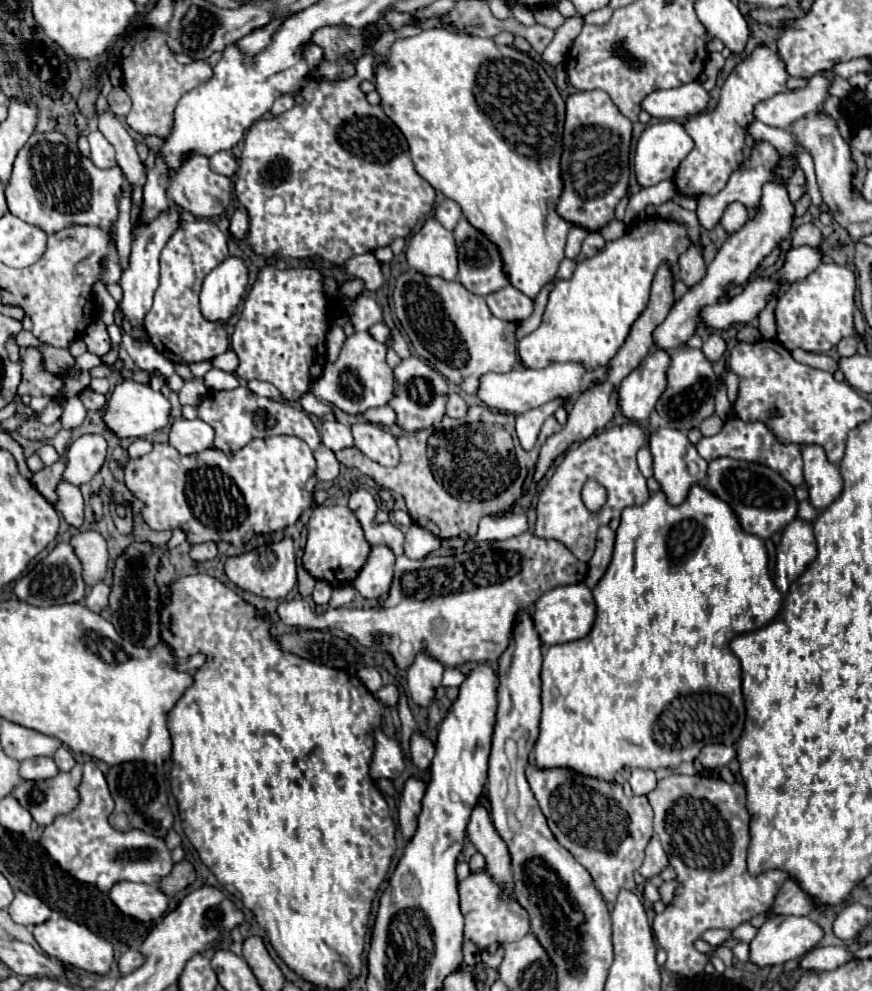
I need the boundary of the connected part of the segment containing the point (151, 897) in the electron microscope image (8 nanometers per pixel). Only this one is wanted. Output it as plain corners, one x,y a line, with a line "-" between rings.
118,882
110,890
110,900
128,916
150,922
164,916
168,910
170,898
160,890
160,886
152,884
134,884
134,882

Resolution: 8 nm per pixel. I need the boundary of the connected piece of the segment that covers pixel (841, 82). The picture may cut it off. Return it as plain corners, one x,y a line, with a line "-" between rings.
830,78
830,96
846,98
852,92
852,86
844,78

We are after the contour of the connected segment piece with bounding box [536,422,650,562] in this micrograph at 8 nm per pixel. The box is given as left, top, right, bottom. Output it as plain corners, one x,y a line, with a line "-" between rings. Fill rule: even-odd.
632,422
614,426
610,430
596,432
580,446
566,452
562,464
556,468
554,476
548,480
546,488
538,498
538,520
536,520
536,536
554,538
562,542
578,560
588,562
594,554
596,532
600,526
606,526
614,516
618,516
626,506
642,504
650,498
646,488
646,478
636,466
636,452
644,446
646,434
-
588,480
596,480
606,488
606,504
598,512
590,512
582,498
582,486

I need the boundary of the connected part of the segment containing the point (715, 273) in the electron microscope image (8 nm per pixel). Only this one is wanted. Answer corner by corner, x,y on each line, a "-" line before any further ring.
766,184
762,188
762,204
760,204
756,216
752,220
748,220
742,226
742,230
728,236
728,240
718,250
716,258
708,264
704,278
698,284
694,284
692,288
688,288
688,292
680,300
674,302
666,320
662,324
658,324
652,334
654,346
660,350
674,350
678,346
684,346
696,334
698,326
702,324
702,318
700,318
702,308
718,304
718,300
726,294
728,286
732,286
732,284
746,286
748,278
756,270
756,266
776,248
778,242
782,242
790,234
792,220
794,220
794,206
788,200
786,188
782,184

